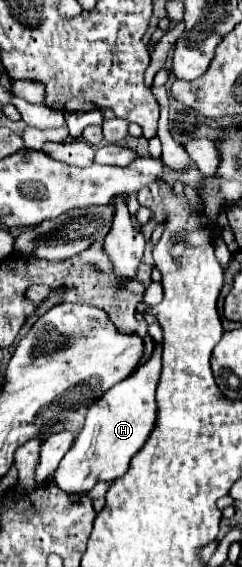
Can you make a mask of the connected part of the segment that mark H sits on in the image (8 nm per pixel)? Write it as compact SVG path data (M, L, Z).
M154 321L148 327L148 335L154 339L154 353L132 377L120 381L120 385L114 385L104 393L104 397L98 397L86 415L86 425L76 437L76 445L64 455L64 461L60 461L54 481L64 489L66 493L84 493L90 491L98 481L114 481L122 477L128 471L130 459L144 447L146 439L150 437L154 425L156 425L156 387L160 381L162 371L162 329L158 321Z

